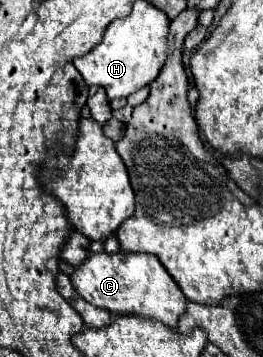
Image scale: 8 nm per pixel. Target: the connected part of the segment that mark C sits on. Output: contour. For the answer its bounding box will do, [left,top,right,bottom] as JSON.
[70,254,188,330]

